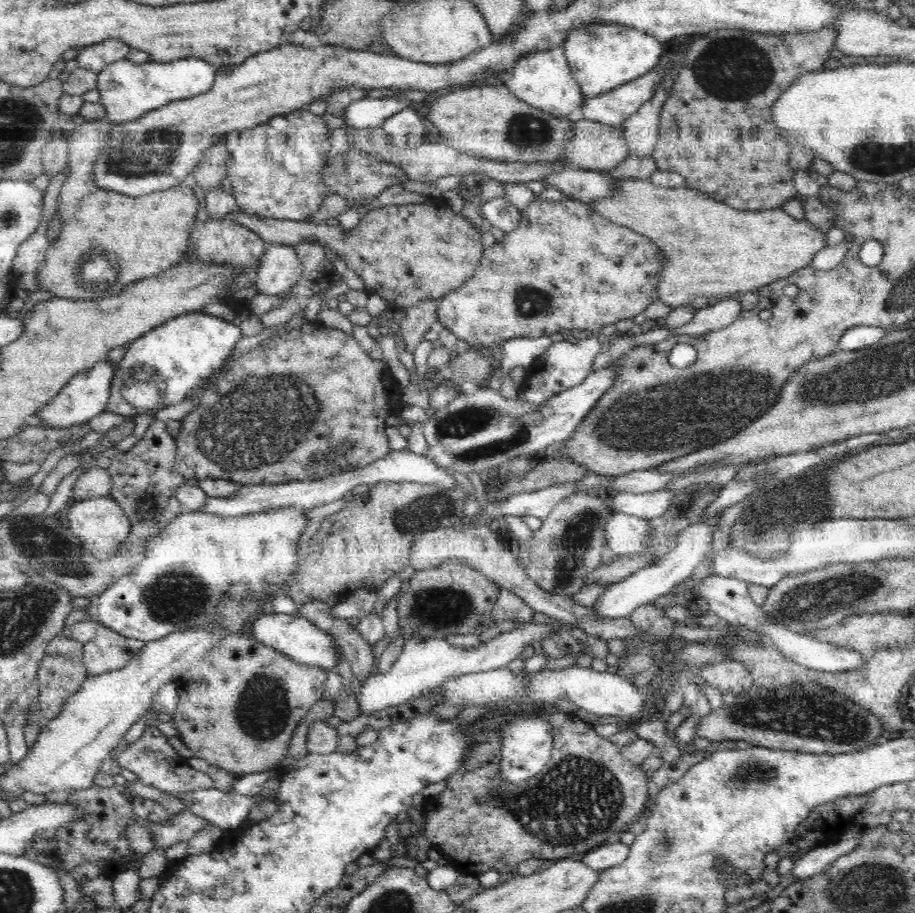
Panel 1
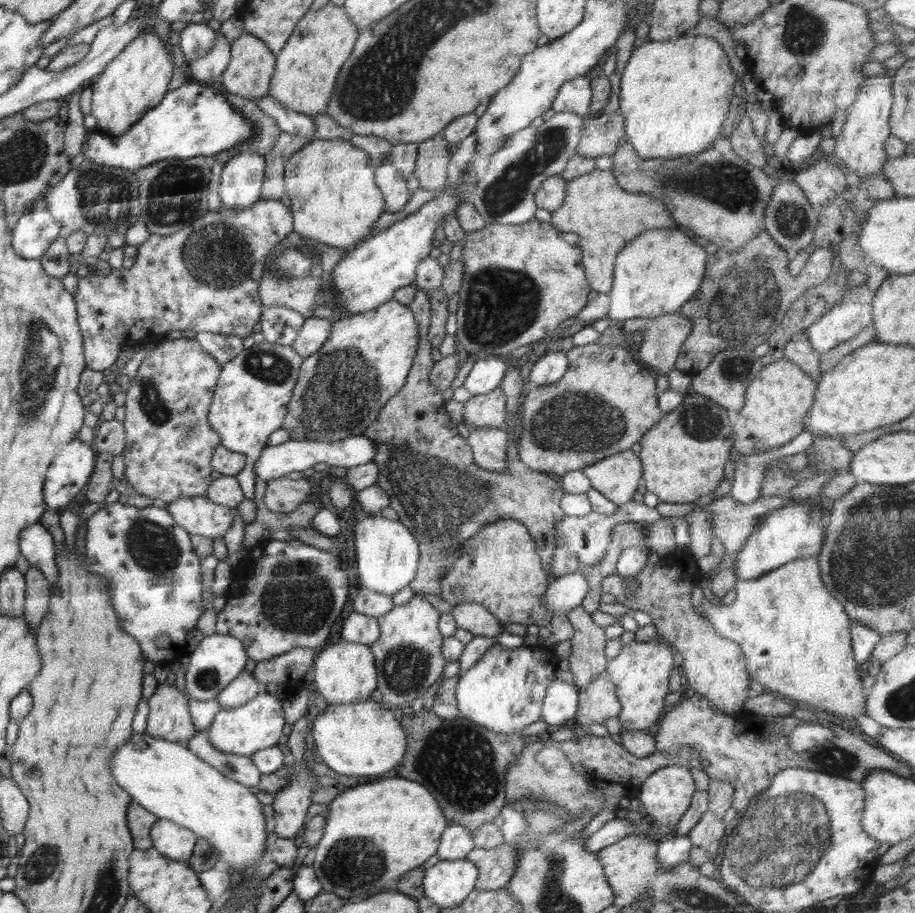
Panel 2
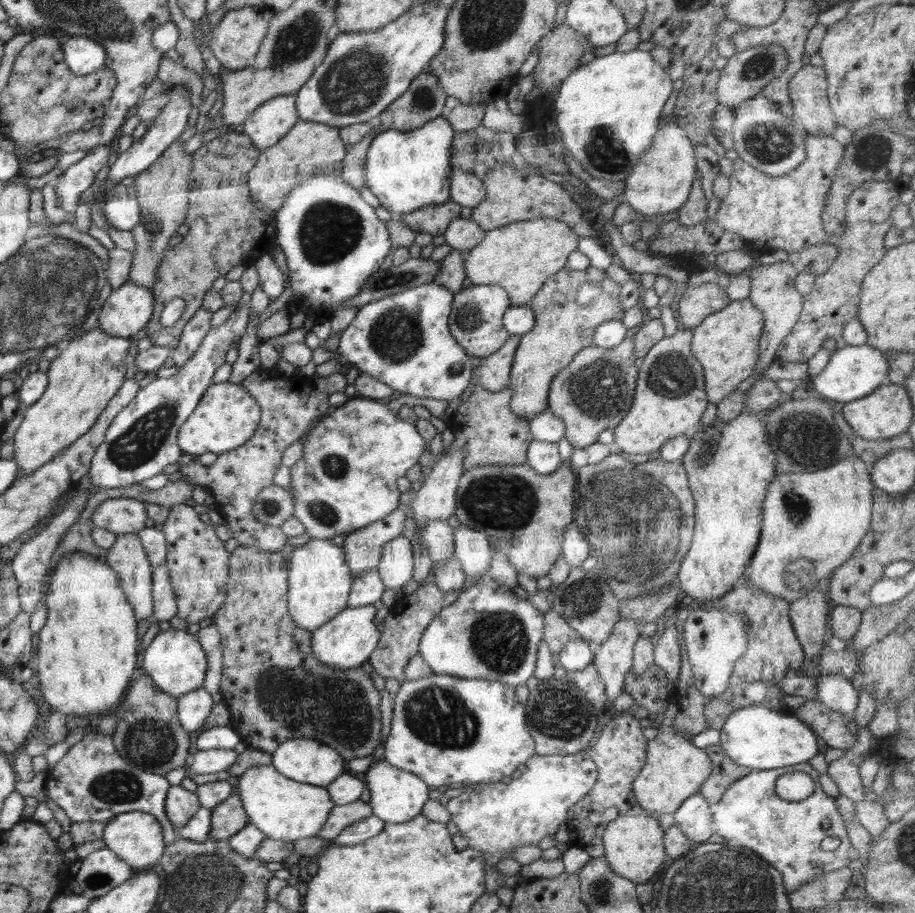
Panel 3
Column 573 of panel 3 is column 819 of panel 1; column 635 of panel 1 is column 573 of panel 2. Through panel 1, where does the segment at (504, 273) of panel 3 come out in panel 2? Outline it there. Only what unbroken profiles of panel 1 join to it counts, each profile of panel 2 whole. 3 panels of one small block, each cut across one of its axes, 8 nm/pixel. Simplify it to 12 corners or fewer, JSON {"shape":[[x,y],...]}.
{"shape":[[613,172],[567,181],[550,224],[578,233],[592,291],[650,228],[682,229],[661,200]]}

